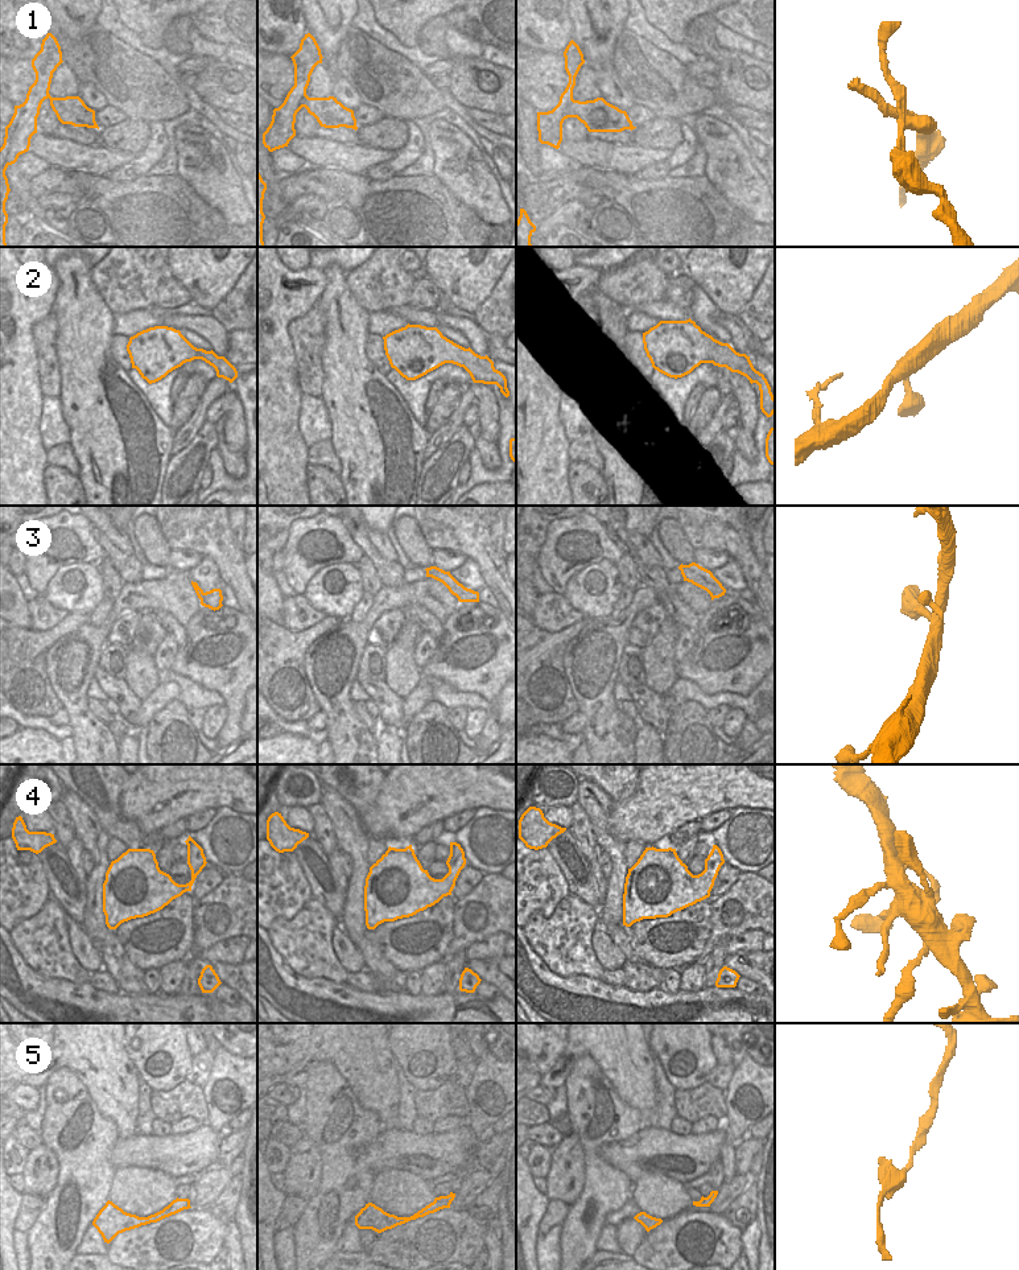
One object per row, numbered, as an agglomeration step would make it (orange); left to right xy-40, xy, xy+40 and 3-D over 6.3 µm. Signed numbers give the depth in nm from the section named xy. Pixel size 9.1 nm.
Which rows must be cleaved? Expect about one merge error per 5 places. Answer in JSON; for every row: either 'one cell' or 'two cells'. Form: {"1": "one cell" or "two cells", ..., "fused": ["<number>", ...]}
{"1": "two cells", "2": "one cell", "3": "one cell", "4": "one cell", "5": "one cell", "fused": ["1"]}

